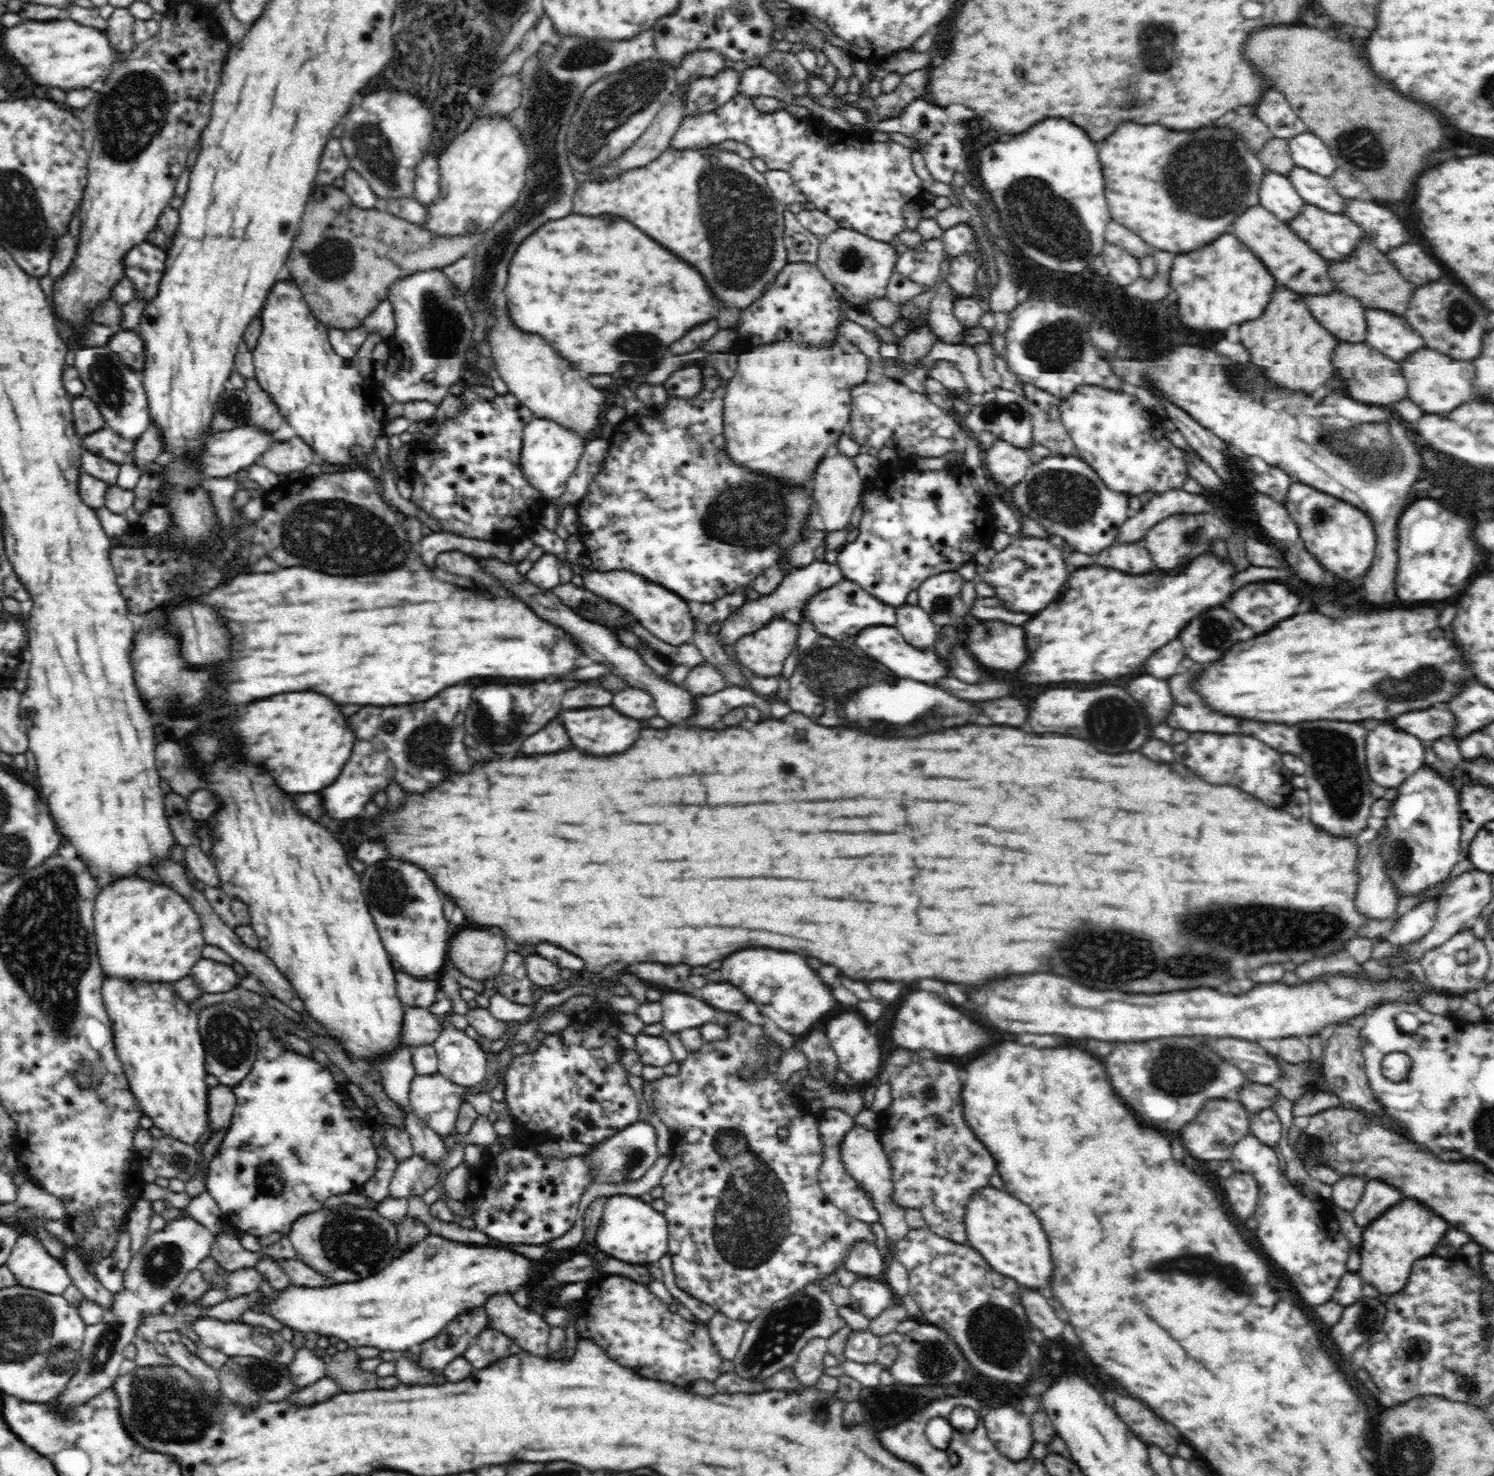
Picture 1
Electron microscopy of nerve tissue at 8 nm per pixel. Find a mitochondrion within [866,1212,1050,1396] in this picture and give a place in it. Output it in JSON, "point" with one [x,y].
{"point":[999,1325]}

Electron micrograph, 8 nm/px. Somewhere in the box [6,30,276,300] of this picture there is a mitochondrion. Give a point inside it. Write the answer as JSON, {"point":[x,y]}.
{"point":[132,114]}

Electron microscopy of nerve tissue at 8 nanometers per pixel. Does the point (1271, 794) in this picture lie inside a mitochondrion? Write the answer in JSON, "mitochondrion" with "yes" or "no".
{"mitochondrion":"no"}

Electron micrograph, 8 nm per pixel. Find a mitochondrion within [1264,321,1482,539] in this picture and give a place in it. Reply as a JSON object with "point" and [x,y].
{"point":[1371,455]}

